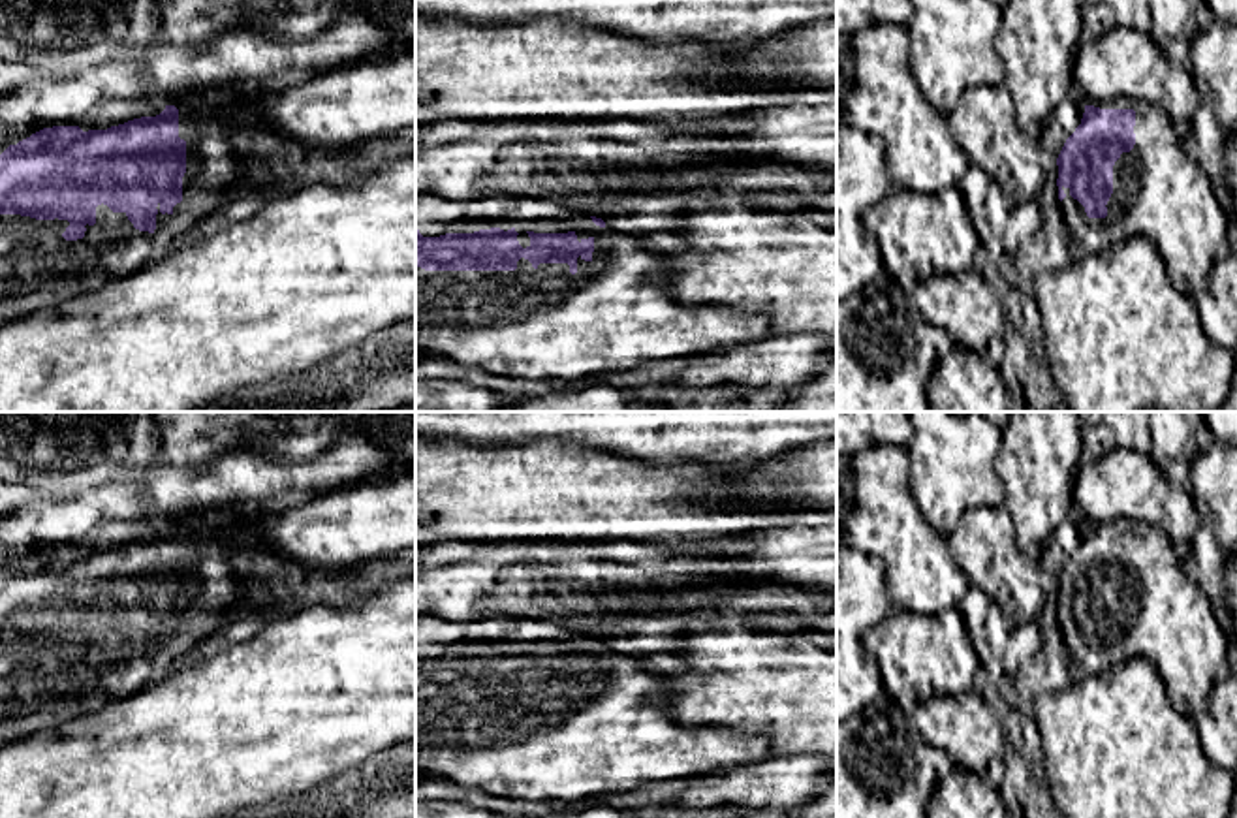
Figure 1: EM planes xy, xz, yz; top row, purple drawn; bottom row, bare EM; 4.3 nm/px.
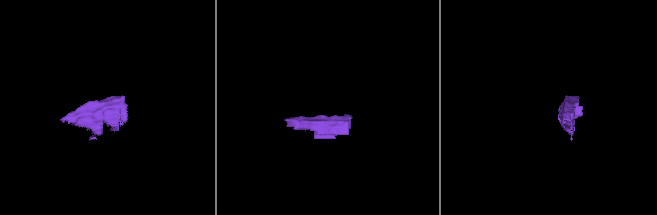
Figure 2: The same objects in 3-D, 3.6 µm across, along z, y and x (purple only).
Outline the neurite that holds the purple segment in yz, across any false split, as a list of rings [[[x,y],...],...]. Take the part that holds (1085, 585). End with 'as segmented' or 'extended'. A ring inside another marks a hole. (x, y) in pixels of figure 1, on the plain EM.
[[[1132,519],[1085,527],[1081,545],[1066,560],[1057,587],[1058,621],[1070,660],[1081,662],[1088,673],[1113,669],[1128,660],[1149,660],[1179,713],[1194,720],[1209,707],[1216,677],[1226,671],[1229,637],[1214,617],[1211,598],[1158,527]]]; extended

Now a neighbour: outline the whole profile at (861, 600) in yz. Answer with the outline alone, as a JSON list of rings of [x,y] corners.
[[[848,542],[837,545],[837,722],[863,715],[884,692],[863,637],[891,607],[882,560]]]

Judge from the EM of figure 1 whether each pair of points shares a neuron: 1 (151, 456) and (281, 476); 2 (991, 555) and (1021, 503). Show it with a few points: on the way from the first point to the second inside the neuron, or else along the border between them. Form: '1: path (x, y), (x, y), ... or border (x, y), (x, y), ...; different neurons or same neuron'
1: border (158, 461), (143, 469); different neurons
2: border (1002, 504), (1014, 525), (1014, 540), (1036, 557); different neurons

